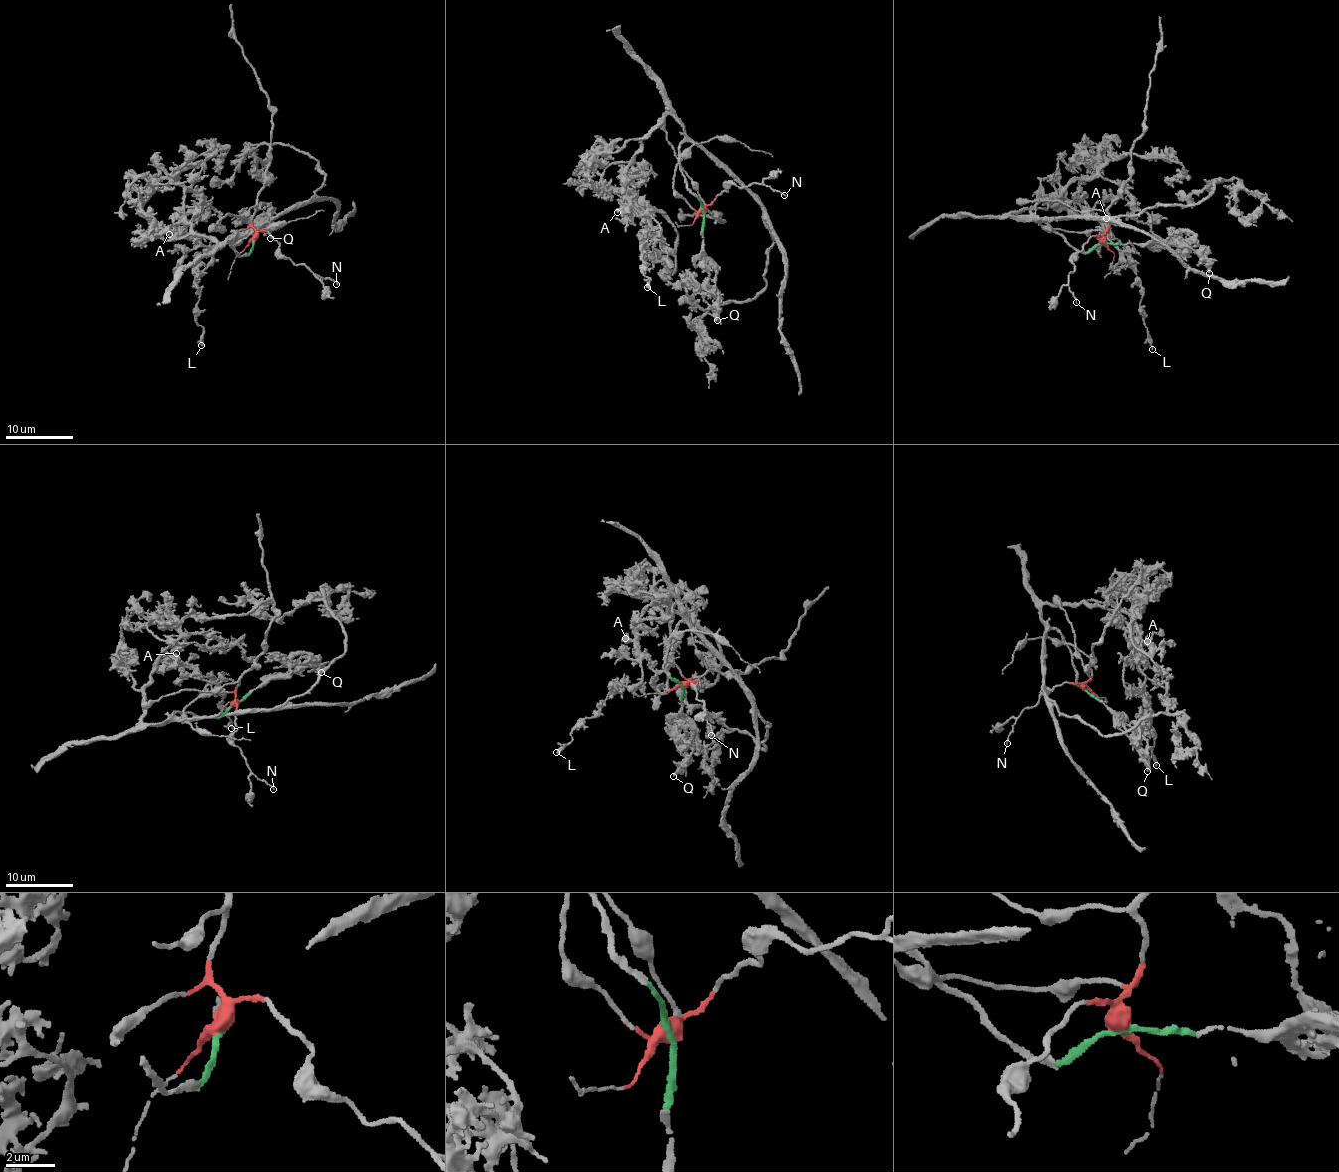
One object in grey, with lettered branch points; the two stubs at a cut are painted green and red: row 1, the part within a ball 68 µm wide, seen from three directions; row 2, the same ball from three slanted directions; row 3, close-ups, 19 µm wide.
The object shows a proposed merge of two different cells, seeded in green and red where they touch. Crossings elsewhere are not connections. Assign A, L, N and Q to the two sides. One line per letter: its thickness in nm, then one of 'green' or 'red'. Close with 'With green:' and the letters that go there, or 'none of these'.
A: 260 nm | green
L: 220 nm | green
N: 150 nm | red
Q: 280 nm | green
With green: A, L, Q

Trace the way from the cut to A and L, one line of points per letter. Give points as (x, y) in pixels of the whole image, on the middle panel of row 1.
A: (702, 210), (680, 171), (684, 128), (669, 113), (642, 140), (627, 170), (628, 204), (616, 212)
L: (702, 210), (680, 171), (684, 128), (669, 113), (640, 145), (623, 189), (660, 229), (643, 244), (647, 288)

